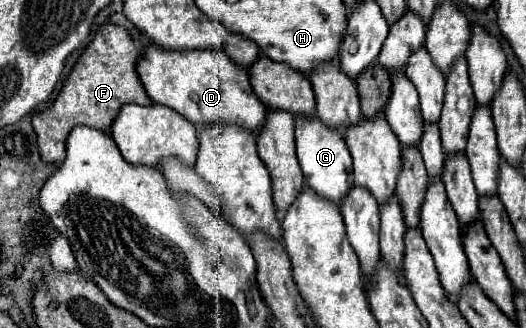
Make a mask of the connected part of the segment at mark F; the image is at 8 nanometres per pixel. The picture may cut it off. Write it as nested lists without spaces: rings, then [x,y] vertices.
[[[105,24],[95,32],[93,42],[87,46],[83,56],[77,60],[69,74],[61,94],[49,110],[33,116],[33,128],[39,140],[39,152],[43,162],[63,162],[67,156],[67,138],[75,126],[89,126],[99,132],[109,132],[113,120],[125,104],[151,106],[143,82],[137,74],[137,62],[141,52],[135,48],[129,34],[115,24]]]

